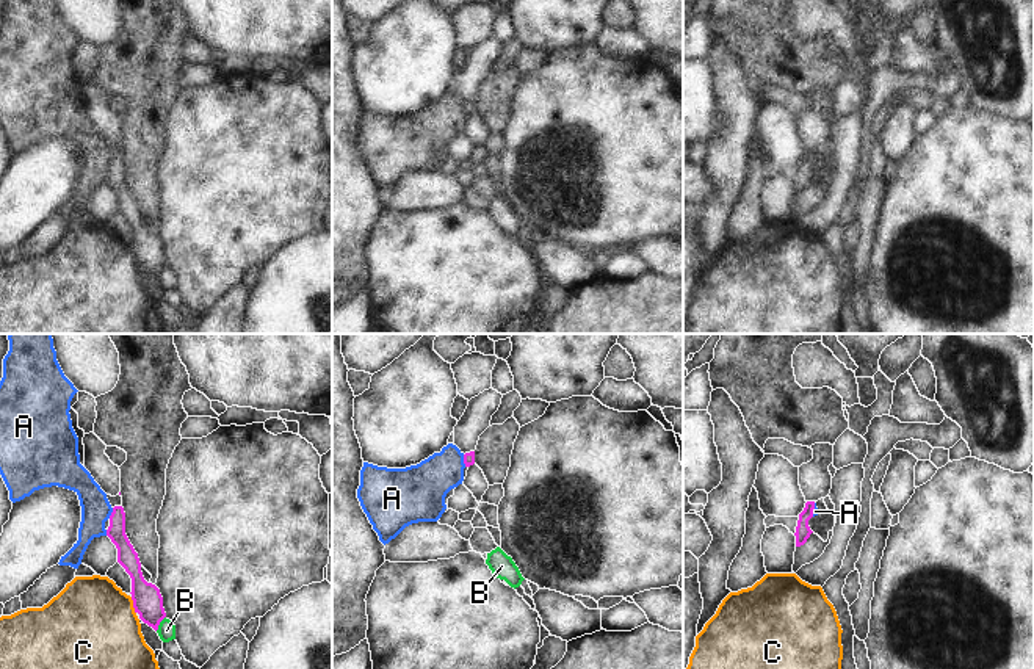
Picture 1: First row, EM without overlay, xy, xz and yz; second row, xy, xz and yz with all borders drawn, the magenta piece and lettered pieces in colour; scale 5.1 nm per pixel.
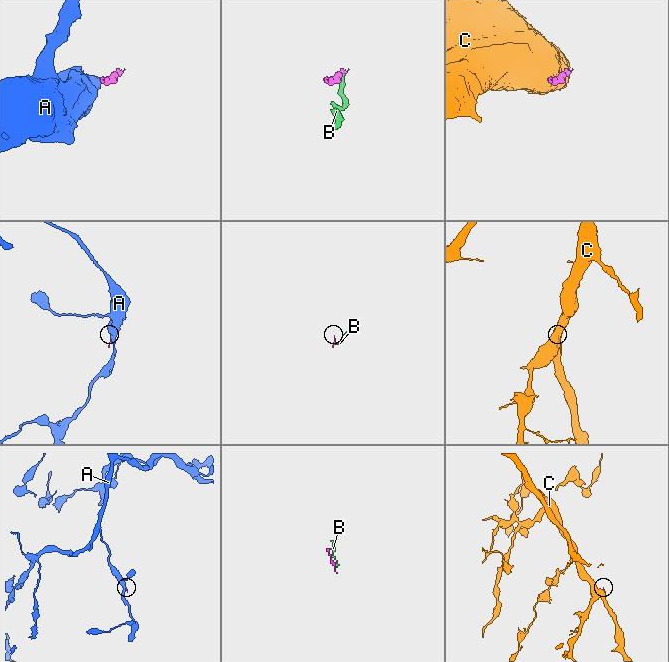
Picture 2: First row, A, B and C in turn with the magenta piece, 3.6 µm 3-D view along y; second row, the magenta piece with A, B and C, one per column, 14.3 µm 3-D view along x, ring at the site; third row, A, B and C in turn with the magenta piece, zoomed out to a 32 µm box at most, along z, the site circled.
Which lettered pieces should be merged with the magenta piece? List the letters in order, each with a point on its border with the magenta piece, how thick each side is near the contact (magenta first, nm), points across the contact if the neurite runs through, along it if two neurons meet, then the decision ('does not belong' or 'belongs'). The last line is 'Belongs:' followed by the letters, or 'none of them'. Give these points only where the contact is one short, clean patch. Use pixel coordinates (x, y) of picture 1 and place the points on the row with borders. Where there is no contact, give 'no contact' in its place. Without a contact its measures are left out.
A: xy (112, 513) | 100/160 nm | along xy (113, 508), (108, 517) | does not belong
B: xy (159, 624) | 160/100 nm | along xy (165, 616), (155, 630) | does not belong
C: xy (133, 605) | 160/460 nm | along xy (130, 597), (135, 613) | does not belong
Belongs: none of them

